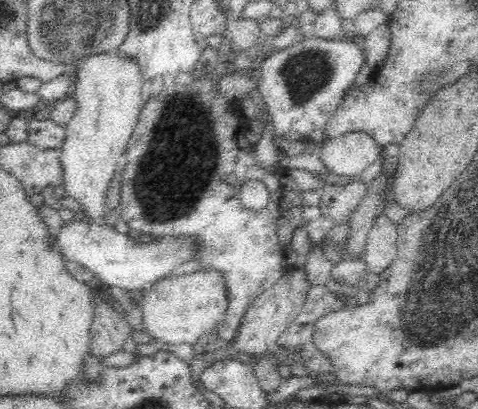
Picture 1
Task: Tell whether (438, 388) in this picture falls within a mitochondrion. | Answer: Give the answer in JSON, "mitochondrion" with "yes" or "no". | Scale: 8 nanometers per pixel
{"mitochondrion":"no"}

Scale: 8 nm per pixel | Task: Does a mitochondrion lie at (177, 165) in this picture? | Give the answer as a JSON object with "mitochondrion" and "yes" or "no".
{"mitochondrion":"yes"}

